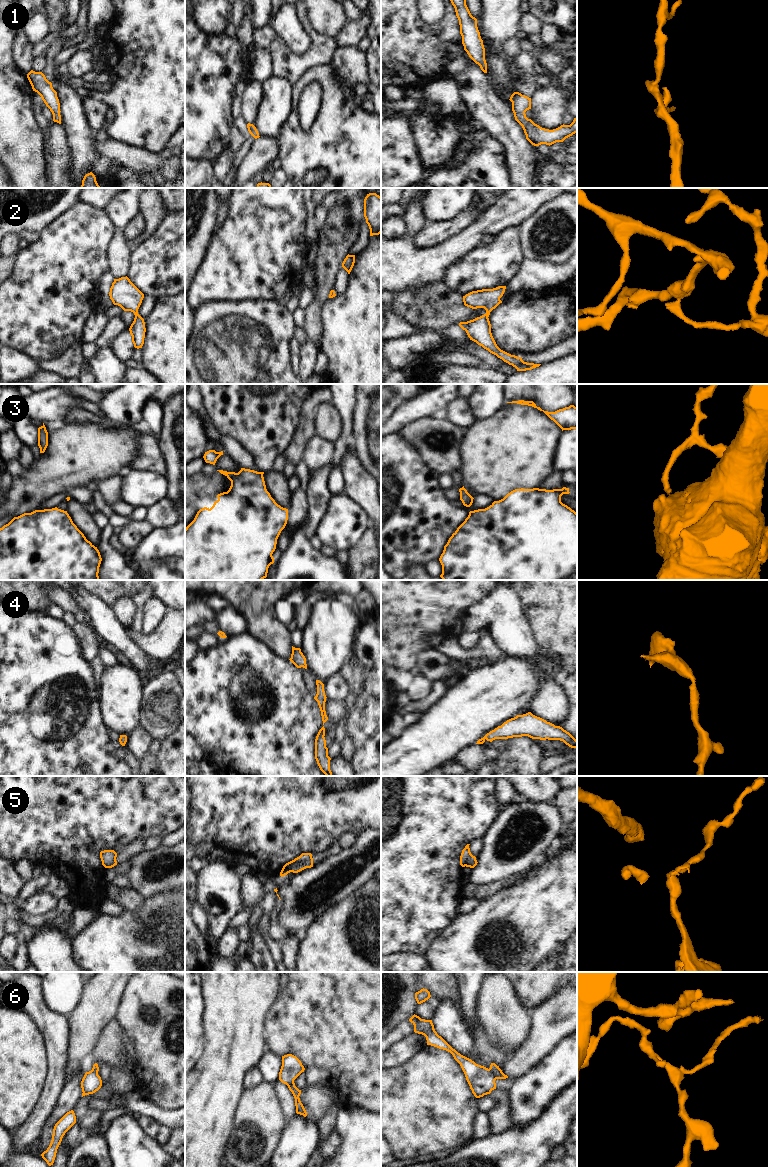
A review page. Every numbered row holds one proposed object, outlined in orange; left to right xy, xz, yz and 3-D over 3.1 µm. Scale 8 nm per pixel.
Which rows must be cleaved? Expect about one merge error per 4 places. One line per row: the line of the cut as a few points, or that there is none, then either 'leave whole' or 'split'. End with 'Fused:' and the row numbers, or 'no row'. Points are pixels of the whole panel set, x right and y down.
1: no cut; leave whole
2: no cut; leave whole
3: cut in yz along (476, 510), (474, 511); split
4: no cut; leave whole
5: no cut; leave whole
6: cut in yz along (488, 1069), (496, 1078); split
Fused: 3, 6

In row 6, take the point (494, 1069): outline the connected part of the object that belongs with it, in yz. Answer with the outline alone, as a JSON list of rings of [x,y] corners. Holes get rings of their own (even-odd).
[[[491,1063],[490,1072],[495,1076],[496,1079],[506,1079],[508,1078],[507,1075],[505,1075],[502,1070],[497,1066],[495,1063]]]

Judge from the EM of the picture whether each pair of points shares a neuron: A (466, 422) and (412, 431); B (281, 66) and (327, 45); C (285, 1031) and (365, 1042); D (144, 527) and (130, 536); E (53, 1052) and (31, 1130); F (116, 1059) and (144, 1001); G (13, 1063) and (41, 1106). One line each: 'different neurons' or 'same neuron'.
A: different neurons
B: same neuron
C: same neuron
D: same neuron
E: same neuron
F: different neurons
G: different neurons

